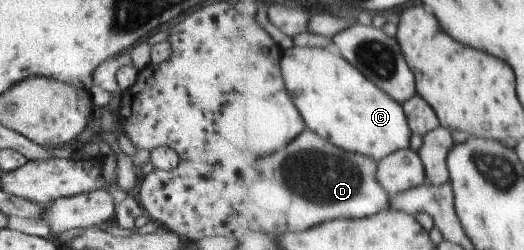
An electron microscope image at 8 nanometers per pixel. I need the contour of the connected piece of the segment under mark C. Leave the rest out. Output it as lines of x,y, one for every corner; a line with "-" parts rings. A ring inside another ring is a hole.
318,45
285,48
280,70
293,103
305,117
306,127
318,136
378,162
400,149
411,148
413,130
403,105
365,77
341,52

